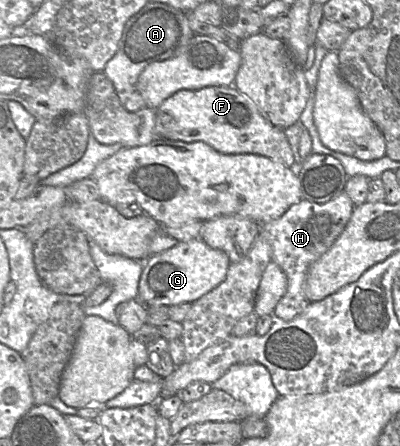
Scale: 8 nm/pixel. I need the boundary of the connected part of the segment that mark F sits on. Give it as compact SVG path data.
M208 86L198 90L180 90L173 94L168 99L155 109L155 137L158 139L166 139L173 141L182 141L182 142L204 142L214 148L216 151L222 154L242 154L242 153L251 153L258 154L273 160L279 161L288 167L292 167L294 164L294 156L291 150L291 147L287 141L284 130L273 126L269 121L267 121L262 114L259 112L258 108L254 102L245 94L241 93L235 86Z

